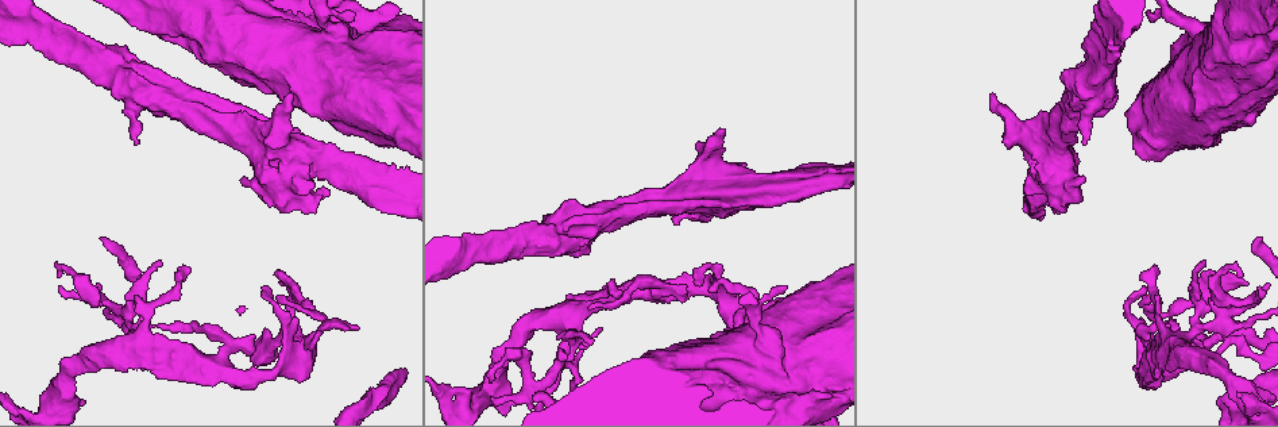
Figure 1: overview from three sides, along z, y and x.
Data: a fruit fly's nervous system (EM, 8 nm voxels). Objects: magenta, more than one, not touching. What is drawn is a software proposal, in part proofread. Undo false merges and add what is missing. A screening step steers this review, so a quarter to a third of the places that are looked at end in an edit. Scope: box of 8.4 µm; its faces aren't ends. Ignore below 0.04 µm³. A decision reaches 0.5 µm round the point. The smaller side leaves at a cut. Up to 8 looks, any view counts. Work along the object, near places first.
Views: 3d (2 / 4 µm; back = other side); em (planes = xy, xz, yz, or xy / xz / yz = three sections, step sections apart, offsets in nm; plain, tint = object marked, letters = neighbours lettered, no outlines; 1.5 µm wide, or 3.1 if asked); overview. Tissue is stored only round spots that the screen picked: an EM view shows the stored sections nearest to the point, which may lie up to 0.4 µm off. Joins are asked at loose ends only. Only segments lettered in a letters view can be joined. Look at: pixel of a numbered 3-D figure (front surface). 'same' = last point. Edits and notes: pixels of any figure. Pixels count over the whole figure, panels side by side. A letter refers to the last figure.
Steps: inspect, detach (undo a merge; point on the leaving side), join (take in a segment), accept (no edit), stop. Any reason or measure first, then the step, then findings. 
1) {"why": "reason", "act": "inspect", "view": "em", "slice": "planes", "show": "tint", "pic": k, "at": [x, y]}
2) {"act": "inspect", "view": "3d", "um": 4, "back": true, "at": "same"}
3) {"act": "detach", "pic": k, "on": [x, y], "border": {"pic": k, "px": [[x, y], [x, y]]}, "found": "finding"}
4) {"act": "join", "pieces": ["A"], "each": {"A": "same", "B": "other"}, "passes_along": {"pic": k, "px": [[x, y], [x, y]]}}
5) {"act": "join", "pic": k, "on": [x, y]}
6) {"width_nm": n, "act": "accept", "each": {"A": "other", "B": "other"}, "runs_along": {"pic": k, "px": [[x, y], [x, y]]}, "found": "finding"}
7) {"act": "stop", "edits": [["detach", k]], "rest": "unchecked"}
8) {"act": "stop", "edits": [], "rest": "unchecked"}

{"act": "inspect", "view": "3d", "um": 4, "pic": 1, "at": [1153, 267]}

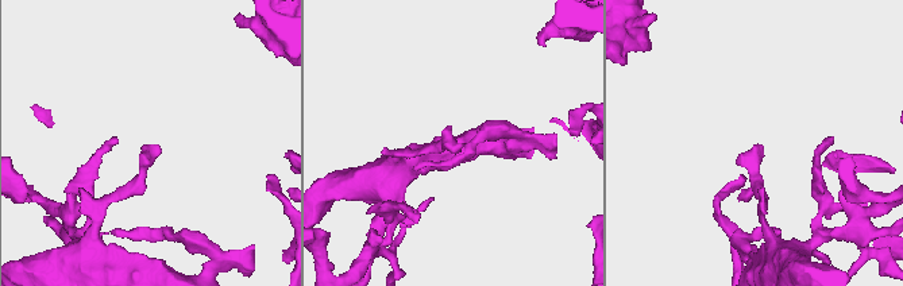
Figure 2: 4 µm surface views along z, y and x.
{"why": "now the EM", "act": "inspect", "view": "em", "slice": "xz", "step": 8, "show": "letters", "pic": 2, "at": [151, 147]}

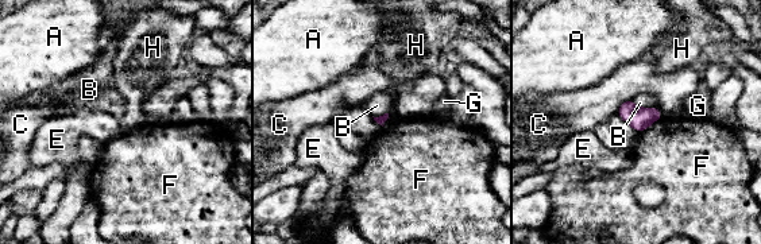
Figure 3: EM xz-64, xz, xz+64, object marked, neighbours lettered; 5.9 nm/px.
{"act": "inspect", "view": "em", "slice": "planes", "show": "letters", "at": "same"}

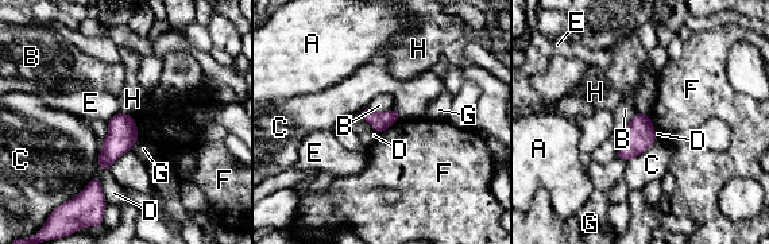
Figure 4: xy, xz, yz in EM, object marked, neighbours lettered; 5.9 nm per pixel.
{"width_nm": 100, "act": "accept", "each": {"A": "other", "B": "other", "C": "other", "D": "other", "E": "other", "F": "other", "G": "other", "H": "other"}, "border": {"pic": 4, "px": [[366, 107], [378, 113], [395, 108]]}, "found": "no lettered segment goes on from it"}

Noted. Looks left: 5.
{"why": "stops while still wide", "act": "inspect", "view": "3d", "um": 4, "pic": 1, "at": [1083, 180]}

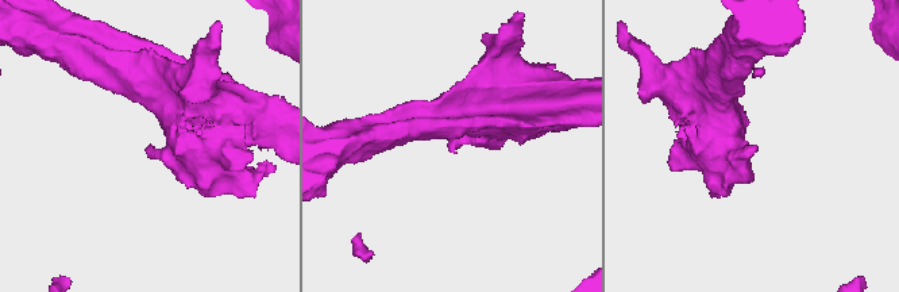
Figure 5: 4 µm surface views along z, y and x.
{"why": "shape alone is not enough", "act": "inspect", "view": "em", "slice": "planes", "show": "letters", "pic": 5, "at": [152, 146]}

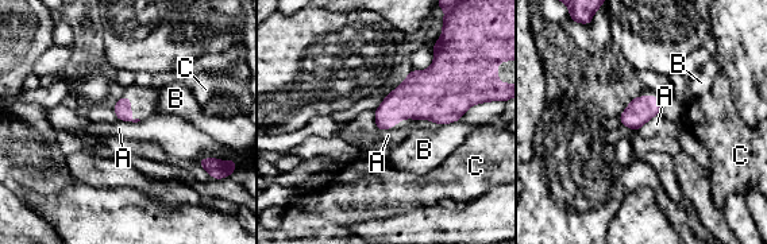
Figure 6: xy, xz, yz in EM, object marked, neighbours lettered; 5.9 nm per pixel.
{"longest_contact_nm": ["A", 170], "act": "accept", "each": {"A": "other", "B": "other", "C": "other"}, "found": "no lettered segment goes on from it"}

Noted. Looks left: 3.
{"why": "calibre changes", "act": "inspect", "view": "em", "slice": "planes", "show": "plain", "pic": 1, "at": [213, 368]}

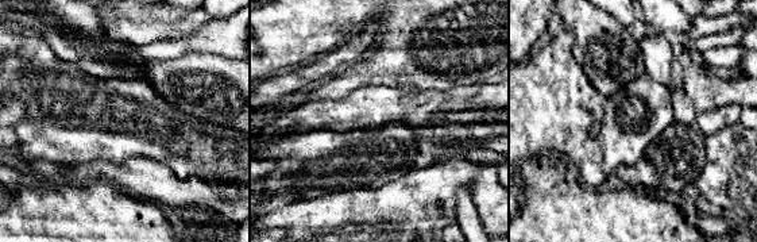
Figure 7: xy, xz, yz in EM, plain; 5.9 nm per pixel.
{"act": "inspect", "view": "em", "slice": "planes", "show": "tint", "at": "same"}

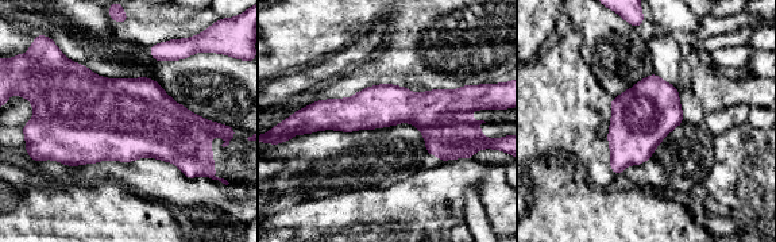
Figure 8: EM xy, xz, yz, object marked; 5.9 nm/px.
{"act": "inspect", "view": "em", "slice": "planes", "show": "letters", "at": "same"}

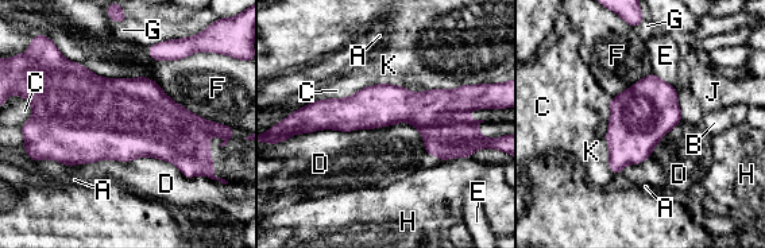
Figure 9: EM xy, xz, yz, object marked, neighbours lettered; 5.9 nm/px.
{"act": "accept", "each": {"A": "other", "B": "other", "C": "other", "D": "other", "E": "other", "F": "other", "G": "other", "H": "other", "J": "other", "K": "other"}, "border": {"pic": 9, "px": [[397, 123], [301, 134]]}, "found": "all the same cell"}

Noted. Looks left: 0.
{"act": "stop", "edits": [], "rest": "unchecked"}

